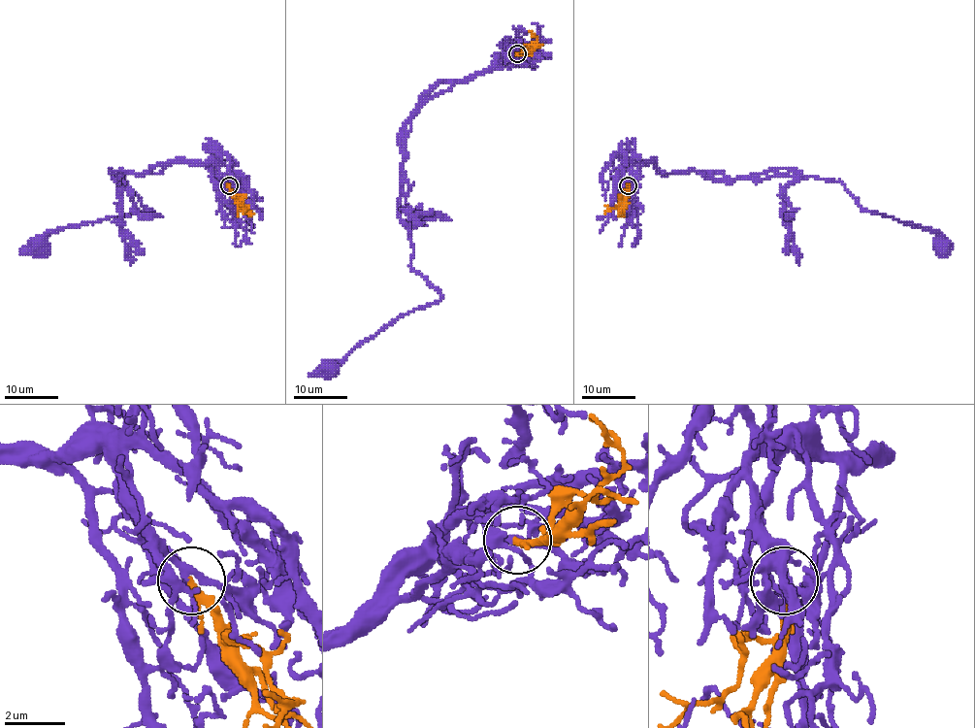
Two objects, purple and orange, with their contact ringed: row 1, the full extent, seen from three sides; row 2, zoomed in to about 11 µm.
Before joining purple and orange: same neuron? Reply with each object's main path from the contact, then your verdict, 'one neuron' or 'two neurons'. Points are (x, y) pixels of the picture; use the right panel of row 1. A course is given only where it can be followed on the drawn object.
purple runs (627, 186), (649, 162), (664, 174), (693, 171), (712, 180), (838, 181), (862, 209), (928, 228), (941, 247); orange runs (627, 186), (627, 198), (605, 212); one neuron

